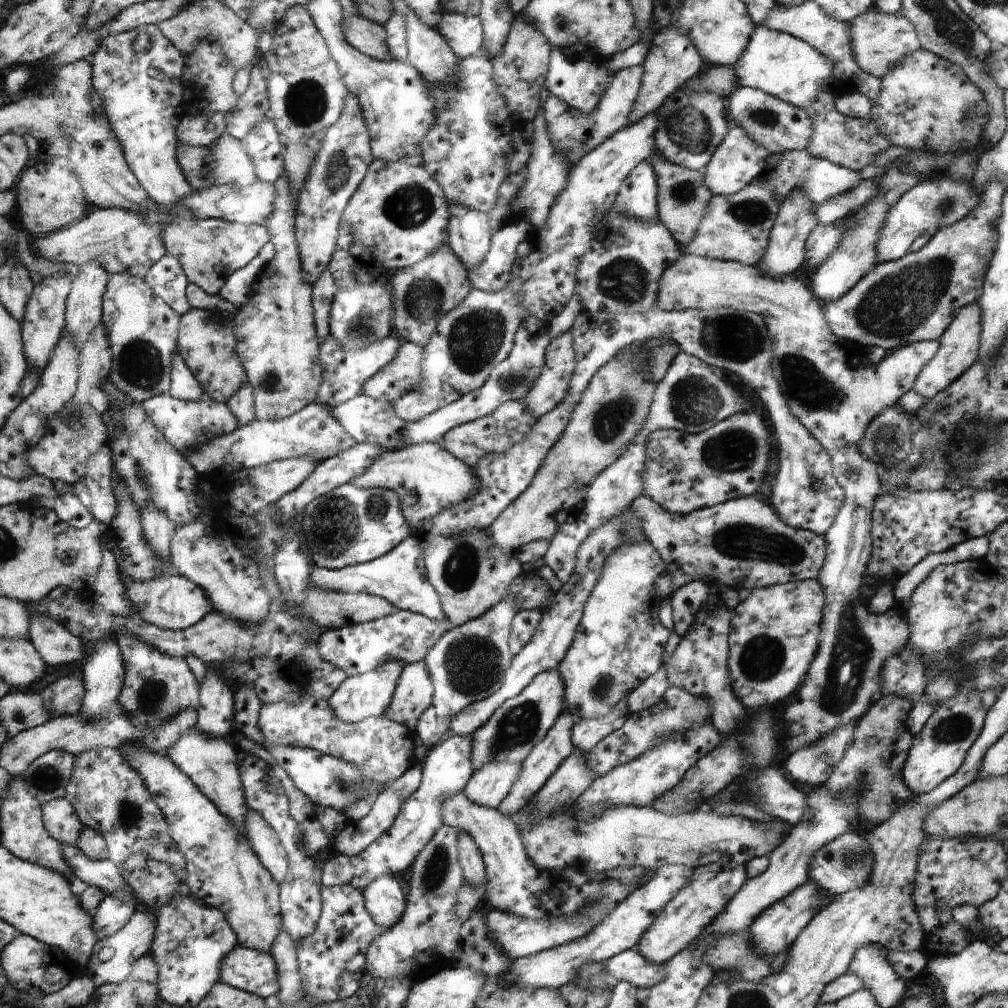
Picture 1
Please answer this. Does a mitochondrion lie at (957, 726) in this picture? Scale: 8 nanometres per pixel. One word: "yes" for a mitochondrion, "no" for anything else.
yes

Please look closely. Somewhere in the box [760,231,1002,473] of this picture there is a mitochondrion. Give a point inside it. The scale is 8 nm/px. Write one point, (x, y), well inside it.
(900, 303)

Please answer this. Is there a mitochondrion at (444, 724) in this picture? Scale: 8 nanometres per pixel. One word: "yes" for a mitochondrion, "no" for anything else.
no

